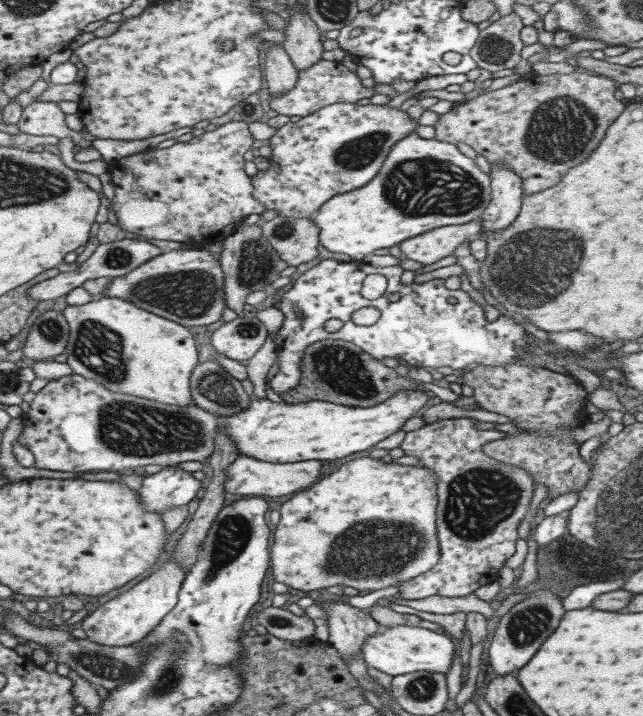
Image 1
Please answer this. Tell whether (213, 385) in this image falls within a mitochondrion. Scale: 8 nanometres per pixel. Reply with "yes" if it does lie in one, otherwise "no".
yes

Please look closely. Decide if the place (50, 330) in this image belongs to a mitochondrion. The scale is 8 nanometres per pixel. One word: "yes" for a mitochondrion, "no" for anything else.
yes

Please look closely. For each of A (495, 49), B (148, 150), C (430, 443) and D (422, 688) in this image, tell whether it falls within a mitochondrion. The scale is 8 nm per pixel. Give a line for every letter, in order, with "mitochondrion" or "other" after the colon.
A: mitochondrion
B: other
C: other
D: mitochondrion

